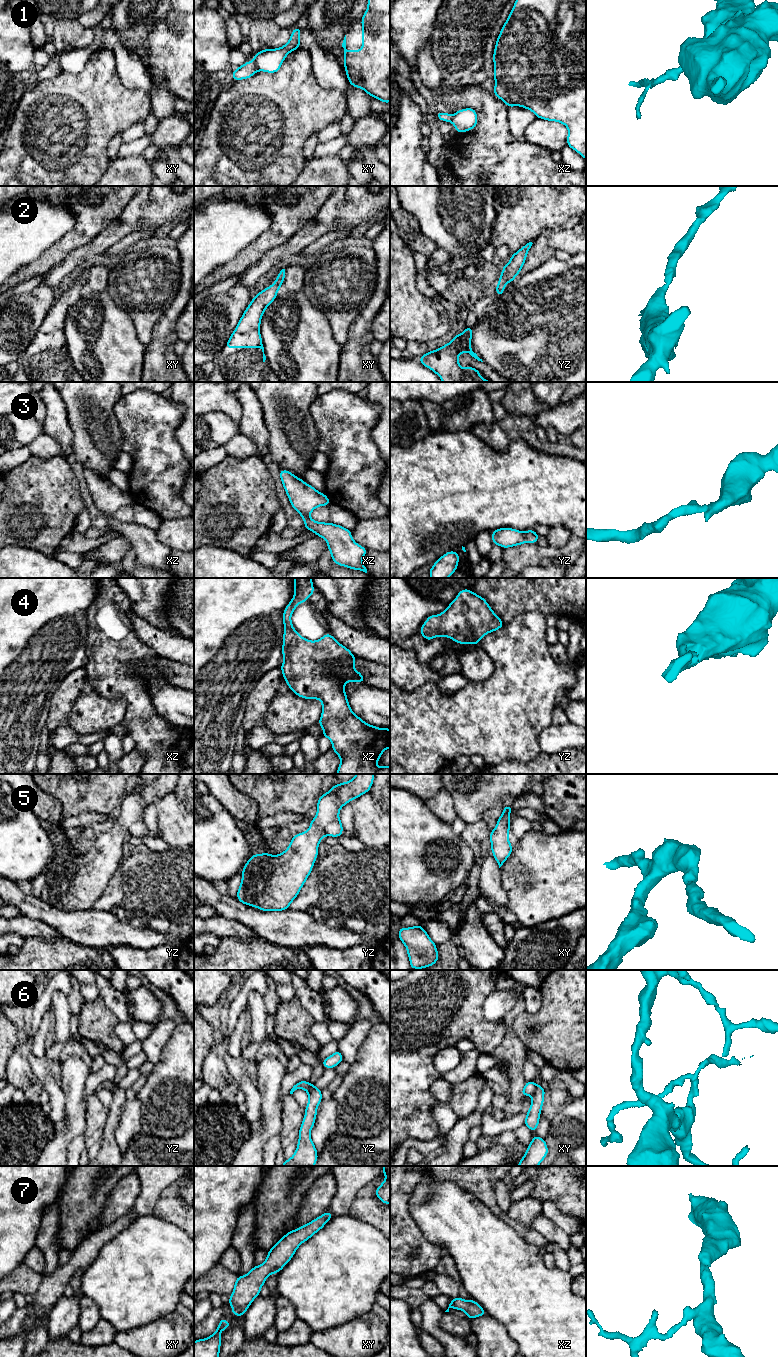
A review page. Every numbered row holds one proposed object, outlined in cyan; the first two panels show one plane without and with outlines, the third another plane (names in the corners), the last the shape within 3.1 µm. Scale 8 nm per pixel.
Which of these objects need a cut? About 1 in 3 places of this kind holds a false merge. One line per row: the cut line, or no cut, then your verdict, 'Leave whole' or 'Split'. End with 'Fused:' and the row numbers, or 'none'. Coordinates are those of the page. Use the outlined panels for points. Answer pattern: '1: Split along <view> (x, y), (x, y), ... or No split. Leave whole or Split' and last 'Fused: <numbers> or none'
1: Split along xy (253, 60), (258, 70). Split
2: No split. Leave whole
3: No split. Leave whole
4: No split. Leave whole
5: No split. Leave whole
6: Split along xy (537, 1085), (532, 1095). Split
7: No split. Leave whole
Fused: 1, 6

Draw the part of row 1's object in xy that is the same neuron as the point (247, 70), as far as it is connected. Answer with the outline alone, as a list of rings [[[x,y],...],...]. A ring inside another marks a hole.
[[[254,60],[244,63],[242,66],[237,67],[235,71],[232,72],[232,80],[242,80],[251,78],[258,68]]]

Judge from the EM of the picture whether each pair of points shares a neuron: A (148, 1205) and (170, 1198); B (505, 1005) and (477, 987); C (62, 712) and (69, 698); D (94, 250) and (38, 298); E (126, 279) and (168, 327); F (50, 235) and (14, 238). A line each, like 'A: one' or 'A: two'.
A: two
B: two
C: one
D: two
E: two
F: one

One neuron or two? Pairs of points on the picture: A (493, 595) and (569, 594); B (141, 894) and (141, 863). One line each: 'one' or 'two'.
A: one
B: one

